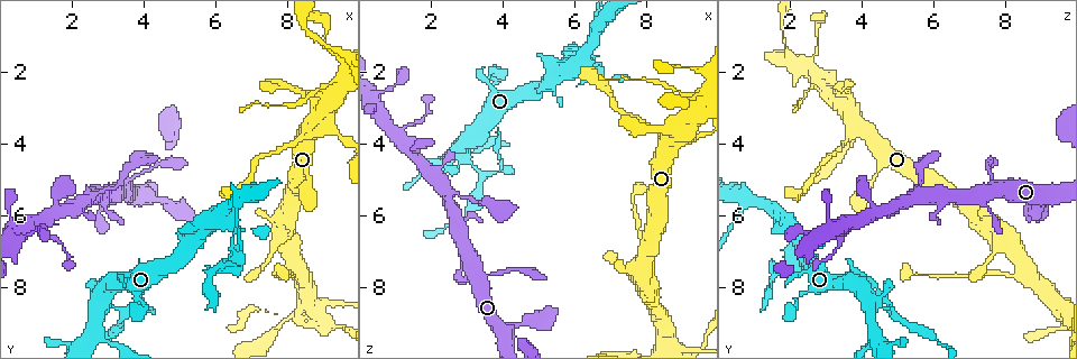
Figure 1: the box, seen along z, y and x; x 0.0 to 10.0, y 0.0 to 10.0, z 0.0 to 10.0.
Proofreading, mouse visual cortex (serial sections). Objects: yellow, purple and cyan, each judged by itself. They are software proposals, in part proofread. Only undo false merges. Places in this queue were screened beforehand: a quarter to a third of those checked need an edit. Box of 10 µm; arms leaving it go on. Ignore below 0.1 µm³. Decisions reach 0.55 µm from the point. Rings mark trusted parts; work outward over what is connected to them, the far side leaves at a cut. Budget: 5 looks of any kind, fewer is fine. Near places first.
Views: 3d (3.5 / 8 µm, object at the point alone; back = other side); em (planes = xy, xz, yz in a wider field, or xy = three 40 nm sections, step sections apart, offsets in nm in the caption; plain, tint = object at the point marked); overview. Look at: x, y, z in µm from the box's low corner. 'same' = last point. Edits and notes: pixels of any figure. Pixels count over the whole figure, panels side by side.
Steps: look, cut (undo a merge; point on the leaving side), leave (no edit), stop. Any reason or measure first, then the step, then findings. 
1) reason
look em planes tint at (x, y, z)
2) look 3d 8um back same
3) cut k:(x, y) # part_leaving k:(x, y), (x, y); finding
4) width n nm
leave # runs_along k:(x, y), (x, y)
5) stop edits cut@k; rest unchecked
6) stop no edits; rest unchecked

side arm on a straight run
look 3d 8um at (2.45, 5.50, 5.40)

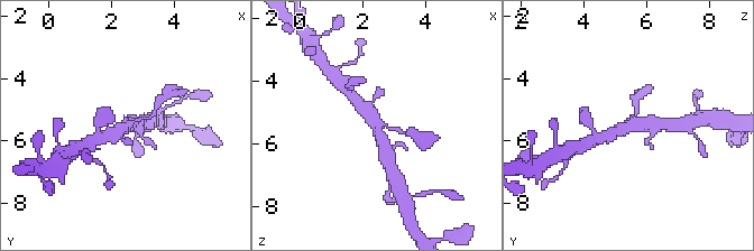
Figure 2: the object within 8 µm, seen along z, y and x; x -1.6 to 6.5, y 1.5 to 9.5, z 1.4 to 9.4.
arms 3; arm_widths 150, 400, 400 nm
look em xy step 3 tint same

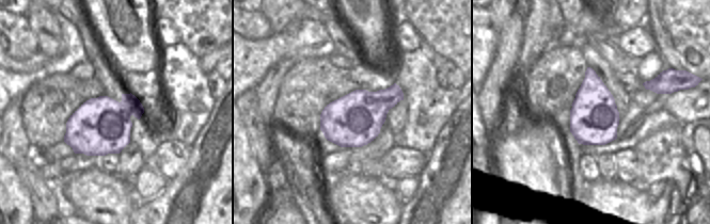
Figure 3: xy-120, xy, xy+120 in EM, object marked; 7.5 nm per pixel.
leave # runs_along 2:(389, 155), (371, 114), (358, 102); all the same cell

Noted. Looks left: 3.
sharp bend
look 3d 3.5um back at (8.65, 3.60, 4.05)

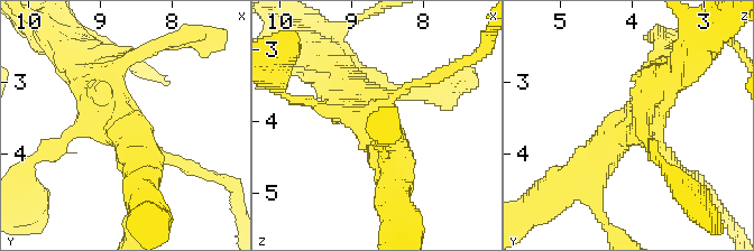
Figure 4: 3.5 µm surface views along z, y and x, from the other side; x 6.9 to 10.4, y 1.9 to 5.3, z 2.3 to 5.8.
arms 4; arm_widths 150, 200, 400, 500 nm
look em xy step 5 tint at (8.65, 3.60, 4.00)

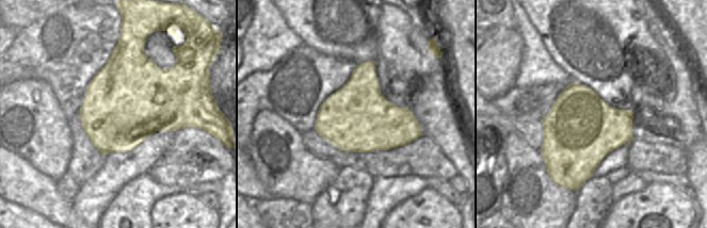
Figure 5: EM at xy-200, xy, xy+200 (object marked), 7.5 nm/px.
leave # runs_along 4:(581, 172), (676, 72); all the same cell

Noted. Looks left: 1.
stop no edits; rest unchecked

